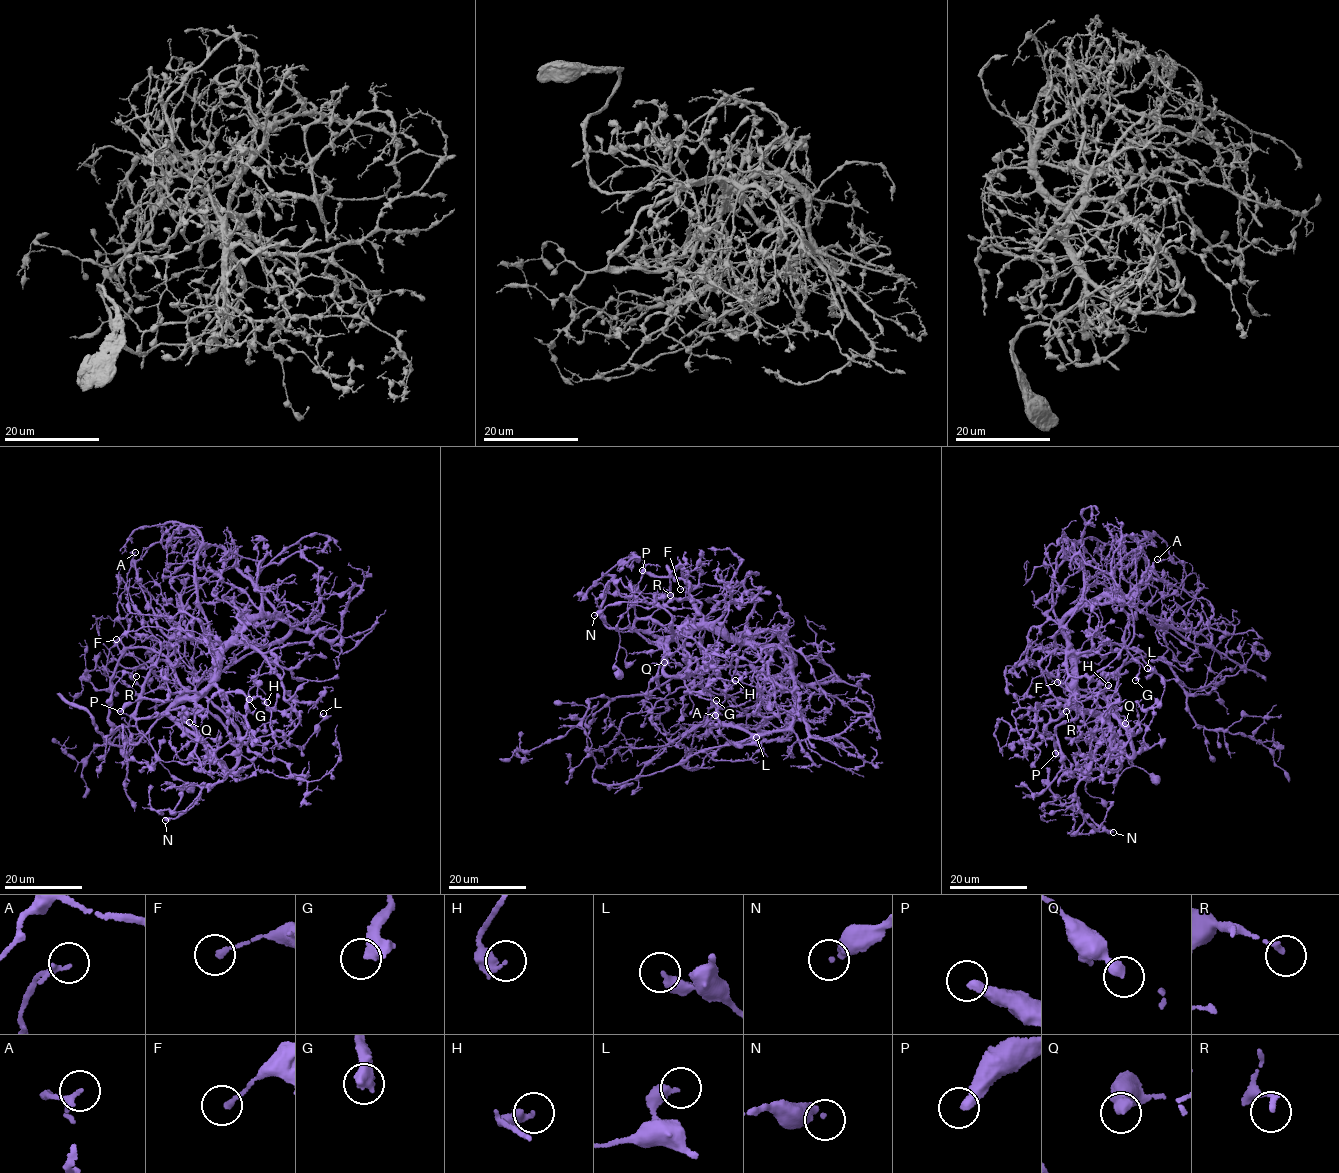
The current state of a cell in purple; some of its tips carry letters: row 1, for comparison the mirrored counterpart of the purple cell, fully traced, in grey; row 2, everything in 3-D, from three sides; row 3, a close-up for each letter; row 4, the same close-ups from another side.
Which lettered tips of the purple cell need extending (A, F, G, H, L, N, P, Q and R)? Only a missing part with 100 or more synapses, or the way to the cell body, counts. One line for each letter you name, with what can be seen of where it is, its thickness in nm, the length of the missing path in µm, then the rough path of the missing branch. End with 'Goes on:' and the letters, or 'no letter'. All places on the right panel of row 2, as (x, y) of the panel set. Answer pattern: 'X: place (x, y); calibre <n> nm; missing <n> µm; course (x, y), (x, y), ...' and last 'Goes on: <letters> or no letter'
Goes on: no letter

